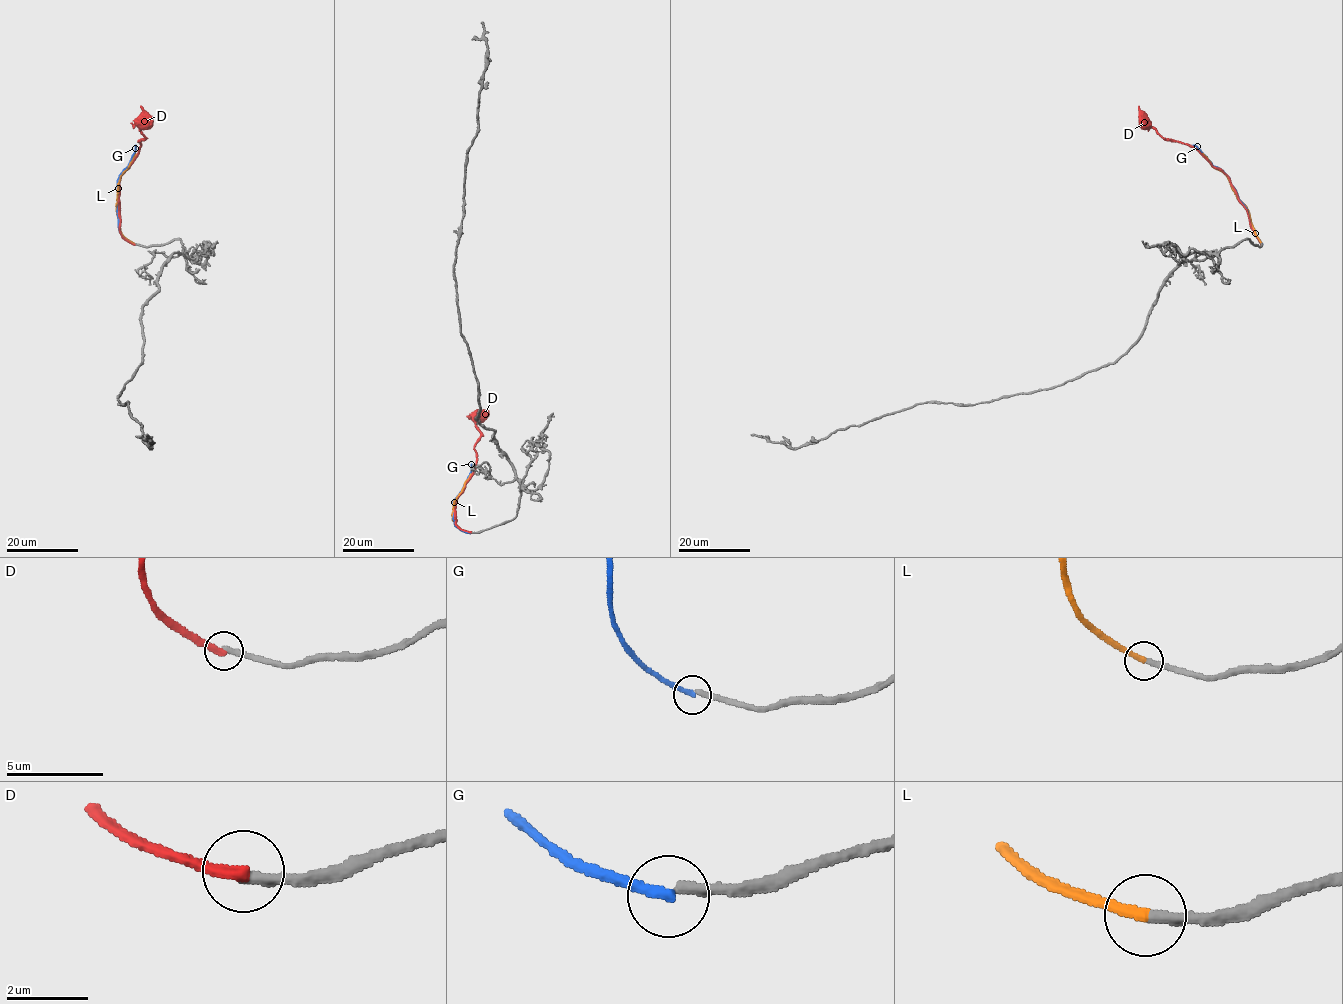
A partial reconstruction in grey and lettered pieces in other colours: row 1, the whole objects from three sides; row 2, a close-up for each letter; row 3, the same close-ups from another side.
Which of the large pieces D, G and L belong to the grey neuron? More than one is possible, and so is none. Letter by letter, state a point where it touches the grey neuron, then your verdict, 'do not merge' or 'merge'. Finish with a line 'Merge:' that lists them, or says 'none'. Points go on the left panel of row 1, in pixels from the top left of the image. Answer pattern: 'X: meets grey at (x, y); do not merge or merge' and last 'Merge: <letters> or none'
D: meets grey at (135, 244); do not merge
G: meets grey at (134, 244); do not merge
L: meets grey at (134, 243); do not merge
Merge: none

